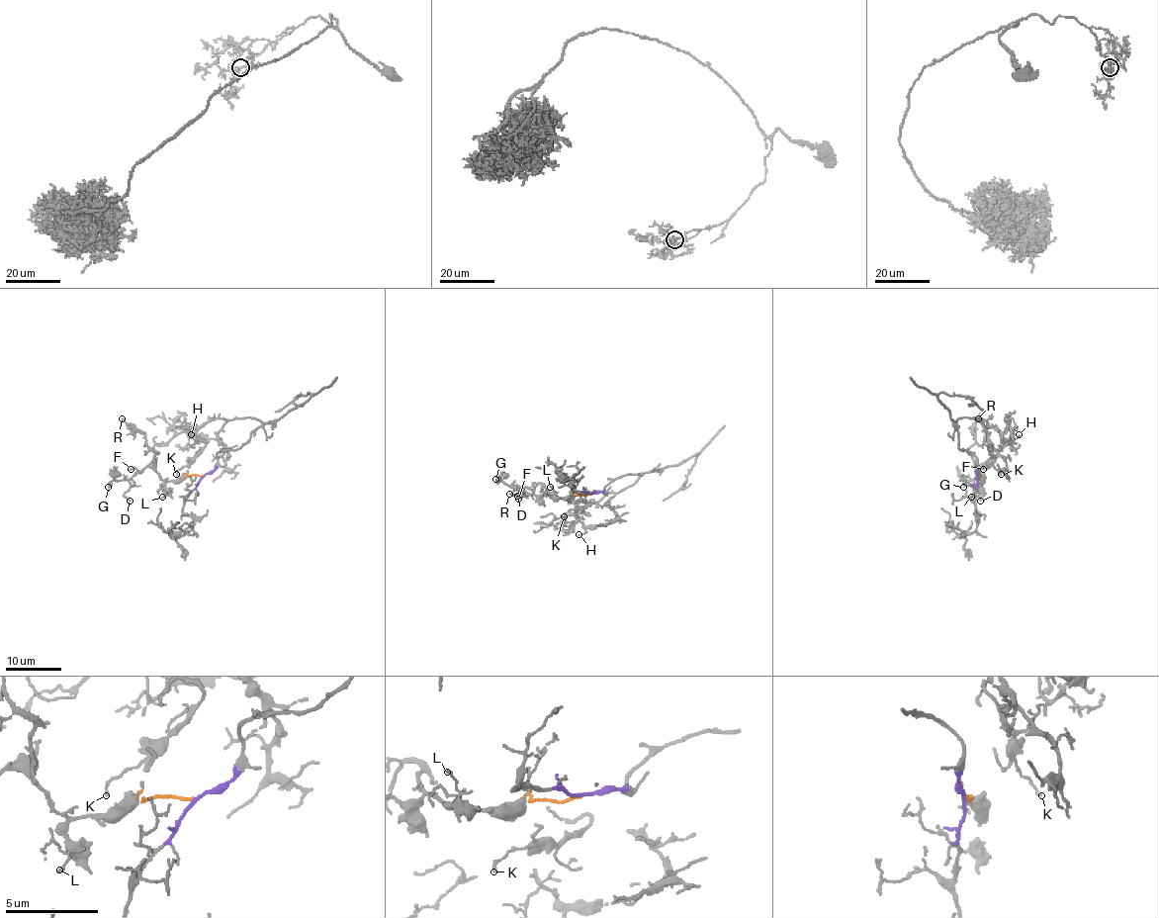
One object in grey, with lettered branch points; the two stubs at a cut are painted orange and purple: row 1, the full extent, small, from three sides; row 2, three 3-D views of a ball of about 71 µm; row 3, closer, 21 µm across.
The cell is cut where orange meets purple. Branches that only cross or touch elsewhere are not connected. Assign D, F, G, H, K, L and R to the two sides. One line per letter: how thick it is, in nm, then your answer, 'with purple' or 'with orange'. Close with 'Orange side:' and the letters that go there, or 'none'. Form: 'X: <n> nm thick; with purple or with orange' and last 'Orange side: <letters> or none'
D: 120 nm thick; with orange
F: 120 nm thick; with orange
G: 300 nm thick; with orange
H: 70 nm thick; with purple
K: 110 nm thick; with purple
L: 140 nm thick; with orange
R: 100 nm thick; with orange
Orange side: D, F, G, L, R

